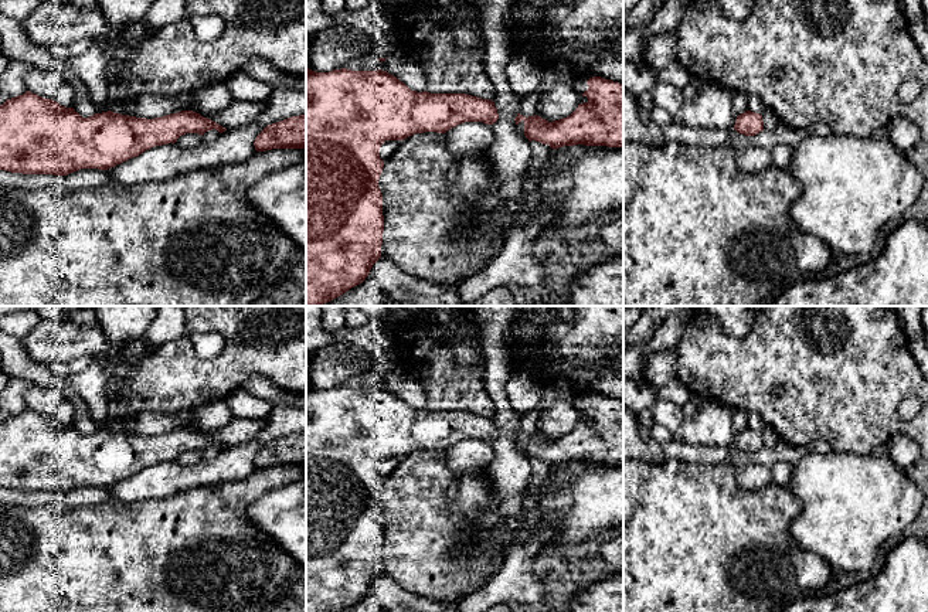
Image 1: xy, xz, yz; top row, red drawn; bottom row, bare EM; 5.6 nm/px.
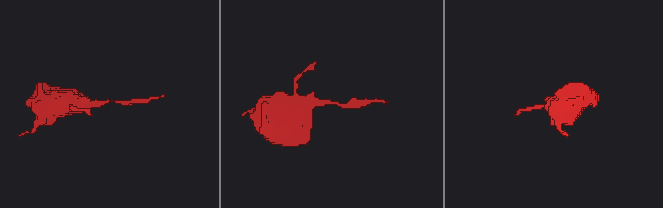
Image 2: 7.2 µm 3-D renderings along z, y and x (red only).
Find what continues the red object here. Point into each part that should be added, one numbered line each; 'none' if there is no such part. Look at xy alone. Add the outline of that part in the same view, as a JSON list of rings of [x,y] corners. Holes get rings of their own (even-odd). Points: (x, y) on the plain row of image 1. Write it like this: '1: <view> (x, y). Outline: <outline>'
none

